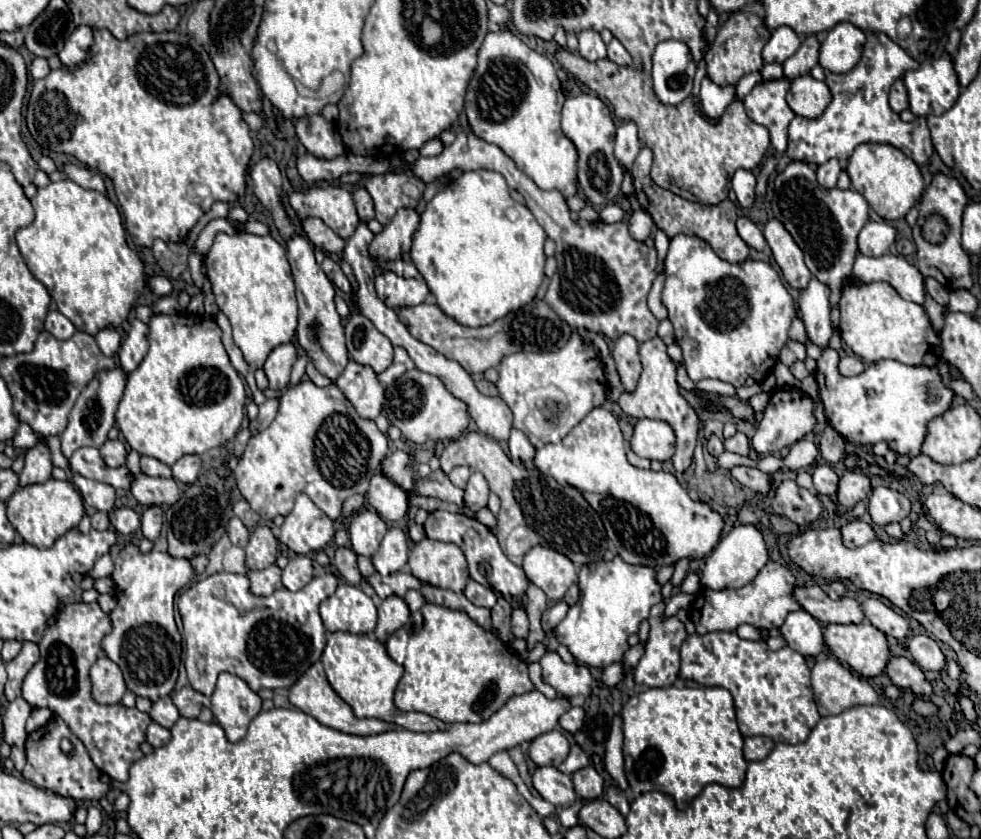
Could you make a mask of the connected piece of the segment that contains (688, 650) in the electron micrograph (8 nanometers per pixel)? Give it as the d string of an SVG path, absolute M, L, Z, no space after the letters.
M693 633L681 645L681 679L715 685L731 691L737 723L745 737L765 735L775 743L801 743L817 725L819 711L813 699L809 667L801 653L783 647L771 651L765 641L747 641L737 633Z

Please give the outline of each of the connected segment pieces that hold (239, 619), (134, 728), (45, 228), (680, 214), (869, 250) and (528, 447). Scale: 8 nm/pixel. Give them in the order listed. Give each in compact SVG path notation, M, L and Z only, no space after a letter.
M215 573L203 581L197 581L189 589L185 589L177 599L177 609L183 619L183 635L185 635L185 669L189 683L195 691L211 697L217 675L227 671L239 675L253 691L263 687L267 689L289 689L313 663L321 659L325 649L327 629L319 615L319 605L325 601L337 587L335 575L315 577L301 591L275 591L275 599L257 597L249 589L249 577L237 573Z
M73 603L67 605L57 623L47 629L45 637L39 643L41 649L41 659L33 665L33 669L27 673L25 681L23 681L23 699L31 705L31 707L49 707L51 711L55 711L67 725L69 729L83 741L83 745L87 747L95 767L109 775L111 779L125 783L129 779L129 767L143 759L143 751L141 751L141 743L145 741L145 731L151 723L151 717L147 713L141 713L137 707L123 707L123 705L99 705L95 703L95 699L91 697L91 679L89 679L89 669L91 665L97 661L99 653L101 653L101 641L103 637L111 631L111 619L107 613L101 611L99 603Z
M69 179L37 189L31 203L35 209L35 221L29 227L19 229L15 239L27 267L47 287L51 299L57 303L57 309L75 325L75 329L89 335L95 335L99 329L121 327L145 289L145 277L139 255L127 245L117 207L105 195L87 191Z
M643 147L639 157L635 159L633 167L631 167L631 175L633 175L633 183L635 183L635 191L637 191L637 199L641 201L641 207L653 217L655 225L667 233L667 237L671 239L673 235L697 235L699 239L705 239L721 259L729 261L729 263L741 263L749 257L749 247L745 245L745 241L739 237L737 229L735 229L735 221L737 221L737 213L735 213L735 205L725 199L719 205L701 205L701 203L691 203L671 191L665 191L661 187L657 187L651 177L649 177L649 167L653 161L653 153Z
M867 221L859 233L859 251L869 257L881 257L895 241L895 229L885 221Z
M513 429L511 431L511 439L509 439L509 451L511 451L511 461L515 465L525 465L527 461L533 459L535 455L535 447L529 443L527 435Z

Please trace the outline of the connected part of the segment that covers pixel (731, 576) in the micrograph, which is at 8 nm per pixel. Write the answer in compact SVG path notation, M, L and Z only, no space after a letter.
M739 525L727 537L723 537L717 547L709 553L705 561L705 569L701 573L701 585L707 589L733 589L751 583L755 575L769 561L769 551L765 547L763 535L753 525Z

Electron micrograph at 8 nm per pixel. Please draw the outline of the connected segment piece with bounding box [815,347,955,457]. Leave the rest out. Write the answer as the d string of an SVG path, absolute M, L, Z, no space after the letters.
M829 347L817 359L815 379L819 383L819 397L825 405L827 421L847 441L861 445L887 441L889 449L909 457L921 453L927 423L947 411L955 395L941 383L937 367L911 367L893 359L871 363L861 375L845 377L837 371L835 351Z

